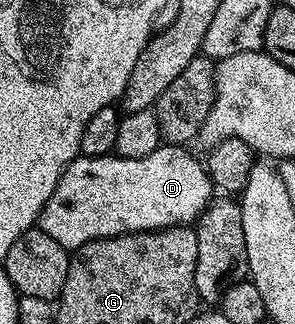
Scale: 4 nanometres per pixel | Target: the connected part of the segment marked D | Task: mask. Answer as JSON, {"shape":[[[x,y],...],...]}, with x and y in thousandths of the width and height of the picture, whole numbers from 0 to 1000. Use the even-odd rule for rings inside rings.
{"shape":[[[553,441],[515,475],[464,494],[397,475],[369,481],[264,478],[217,525],[176,611],[129,664],[125,701],[163,735],[190,735],[227,772],[261,772],[315,741],[417,728],[437,716],[525,716],[532,704],[644,698],[698,651],[732,583],[712,562],[688,497],[644,472],[631,451]]]}

